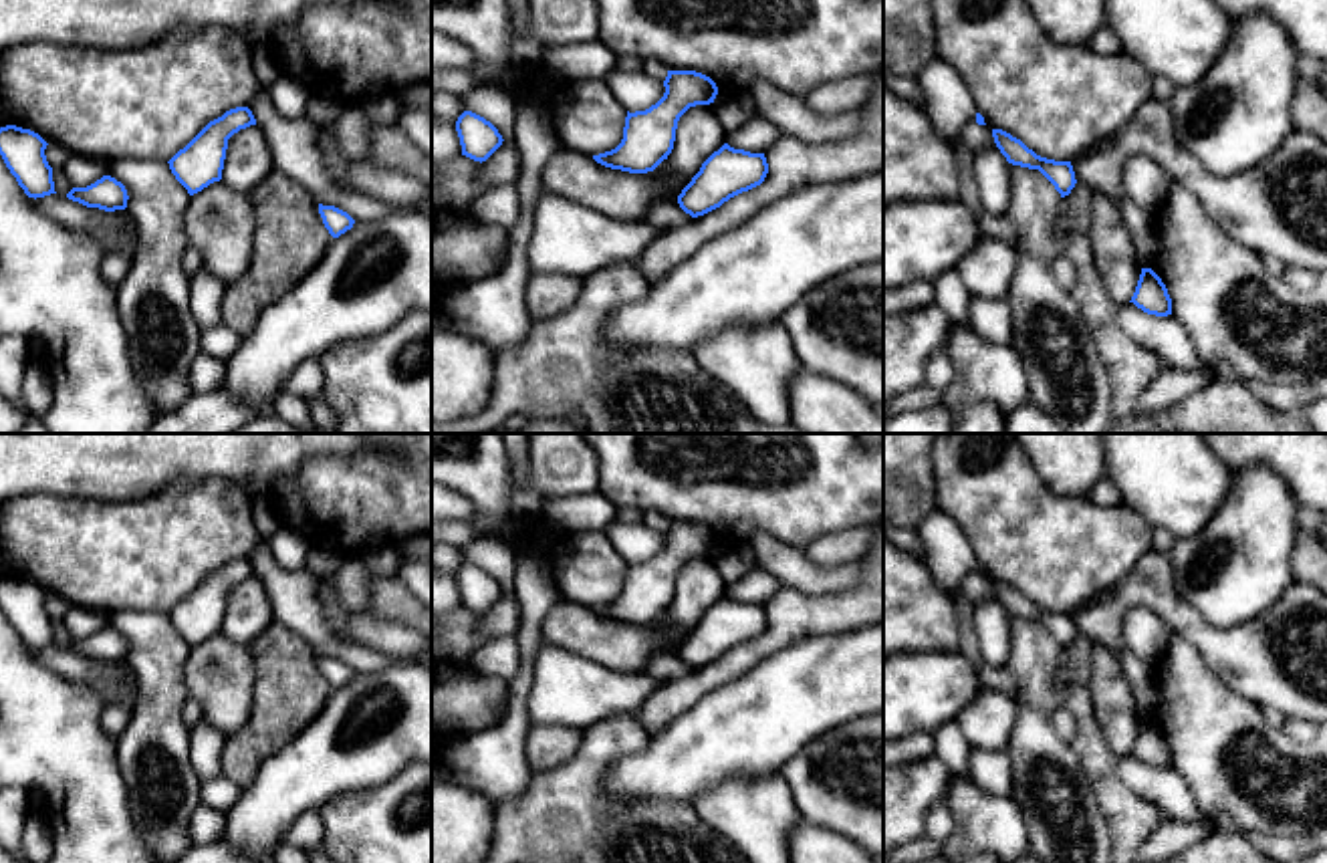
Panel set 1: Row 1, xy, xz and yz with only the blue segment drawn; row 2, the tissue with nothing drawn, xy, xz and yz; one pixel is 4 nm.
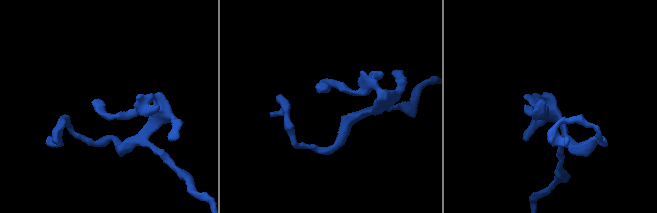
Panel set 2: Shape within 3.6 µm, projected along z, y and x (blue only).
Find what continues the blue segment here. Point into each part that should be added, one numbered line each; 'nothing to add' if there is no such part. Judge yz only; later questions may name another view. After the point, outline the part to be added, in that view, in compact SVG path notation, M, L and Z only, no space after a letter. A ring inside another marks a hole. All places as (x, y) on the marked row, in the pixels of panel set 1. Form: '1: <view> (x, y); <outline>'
1: yz (948, 101); M934 54L918 75L918 83L926 95L926 111L936 133L950 147L958 145L962 141L962 129L968 123L976 123L978 113L960 75L952 65Z

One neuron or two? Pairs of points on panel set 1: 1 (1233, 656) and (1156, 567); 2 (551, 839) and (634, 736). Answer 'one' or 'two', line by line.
1: one
2: one

